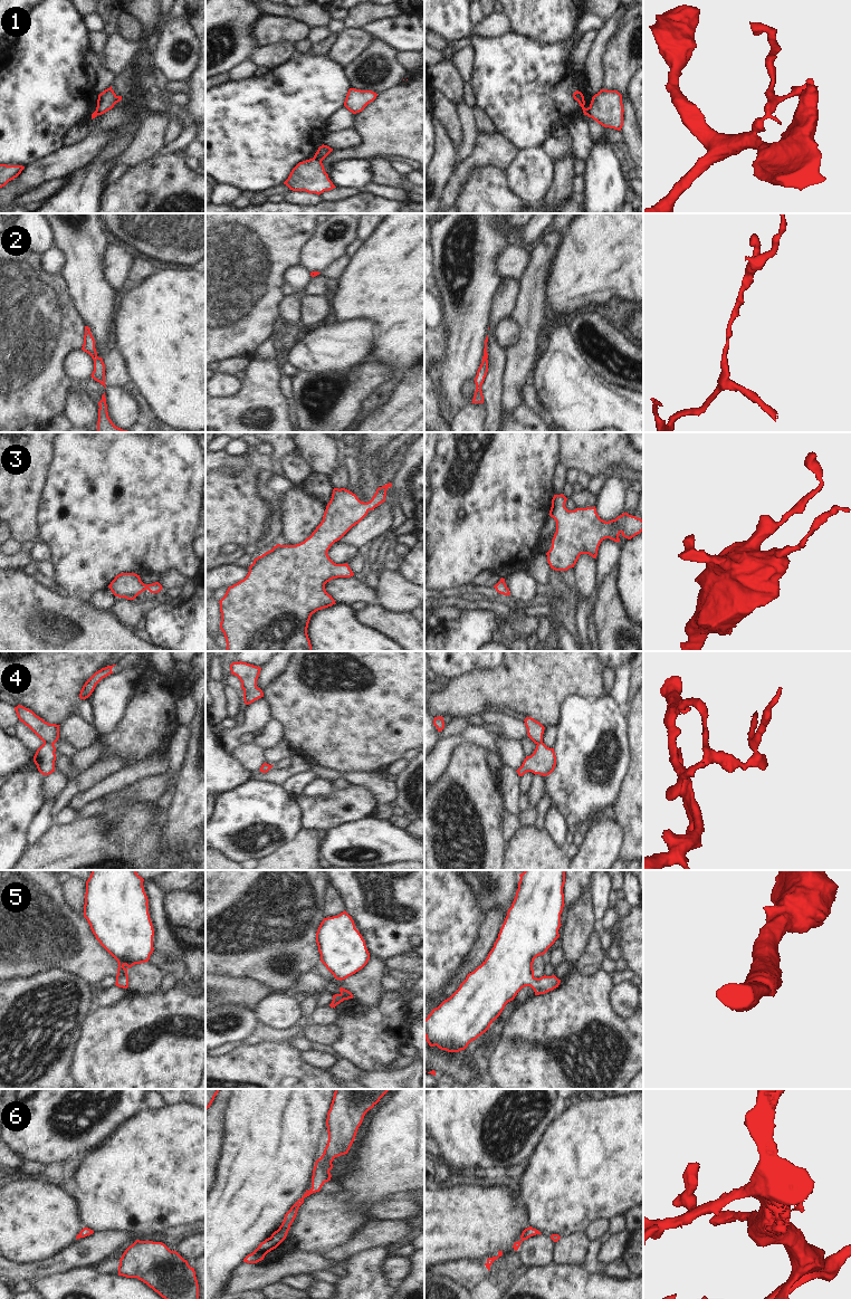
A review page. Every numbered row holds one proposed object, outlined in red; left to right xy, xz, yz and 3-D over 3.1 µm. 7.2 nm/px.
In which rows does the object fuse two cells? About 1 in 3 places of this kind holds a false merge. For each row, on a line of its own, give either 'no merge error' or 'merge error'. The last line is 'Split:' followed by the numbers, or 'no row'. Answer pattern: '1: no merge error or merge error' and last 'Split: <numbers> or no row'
1: merge error
2: no merge error
3: no merge error
4: no merge error
5: no merge error
6: no merge error
Split: 1

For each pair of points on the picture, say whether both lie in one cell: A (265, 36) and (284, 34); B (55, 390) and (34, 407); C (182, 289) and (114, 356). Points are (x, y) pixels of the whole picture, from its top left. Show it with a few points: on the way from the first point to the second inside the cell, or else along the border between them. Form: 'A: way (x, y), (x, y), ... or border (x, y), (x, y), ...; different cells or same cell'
A: way (269, 34), (279, 34); same cell
B: way (49, 391), (39, 401); same cell
C: border (113, 342), (130, 376); different cells

